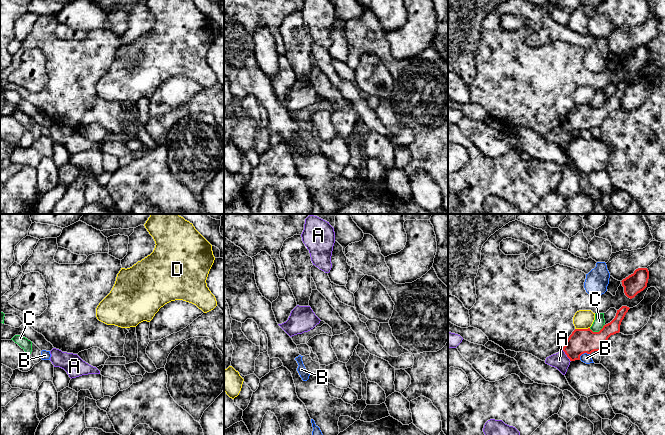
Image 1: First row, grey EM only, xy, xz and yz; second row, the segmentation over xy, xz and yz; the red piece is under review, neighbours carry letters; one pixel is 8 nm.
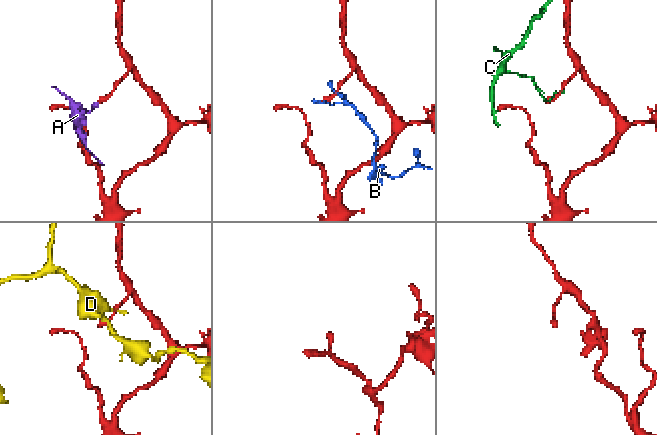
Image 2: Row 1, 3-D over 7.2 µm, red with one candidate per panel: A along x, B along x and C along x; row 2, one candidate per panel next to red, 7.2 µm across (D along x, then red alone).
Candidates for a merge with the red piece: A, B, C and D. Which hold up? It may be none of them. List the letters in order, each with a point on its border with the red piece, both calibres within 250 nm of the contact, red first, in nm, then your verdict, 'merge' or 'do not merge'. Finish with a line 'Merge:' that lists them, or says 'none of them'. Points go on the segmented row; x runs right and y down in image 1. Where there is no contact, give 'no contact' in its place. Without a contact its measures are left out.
A: meets red in yz at (567, 356); 200 nm thick on the red side, 130 nm on the other; do not merge
B: meets red in yz at (583, 353); 200 nm thick on the red side, 80 nm on the other; do not merge
C: meets red in yz at (597, 332); 200 nm thick on the red side, 90 nm on the other; do not merge
D: meets red in yz at (582, 329); 200 nm thick on the red side, 160 nm on the other; do not merge
Merge: none of them

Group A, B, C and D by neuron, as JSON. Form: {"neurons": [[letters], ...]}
{"neurons": [["A"], ["B"], ["C"], ["D"]]}

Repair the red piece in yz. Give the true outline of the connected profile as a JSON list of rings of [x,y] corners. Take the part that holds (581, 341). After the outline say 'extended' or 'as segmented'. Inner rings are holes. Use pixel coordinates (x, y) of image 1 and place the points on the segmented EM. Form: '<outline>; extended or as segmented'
[[[622,306],[617,310],[615,318],[604,325],[599,332],[588,329],[575,329],[566,341],[563,351],[570,361],[580,360],[584,353],[600,351],[611,335],[620,332],[620,325],[630,308]]]; as segmented

